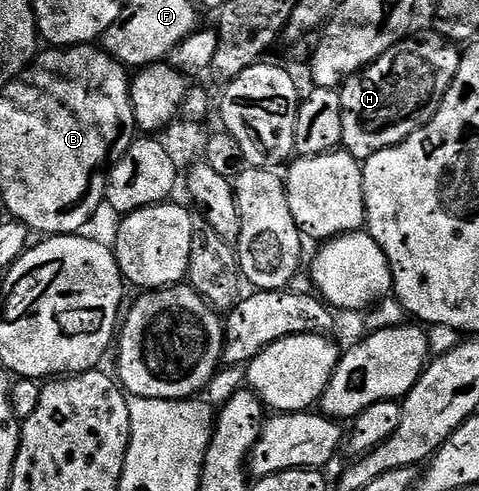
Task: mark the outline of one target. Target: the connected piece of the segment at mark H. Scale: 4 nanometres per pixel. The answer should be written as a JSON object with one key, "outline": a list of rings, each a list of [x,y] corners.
{"outline":[[[437,30],[420,31],[393,43],[379,59],[341,84],[345,150],[369,153],[390,147],[413,133],[421,119],[431,119],[438,112],[462,60],[460,47]]]}

